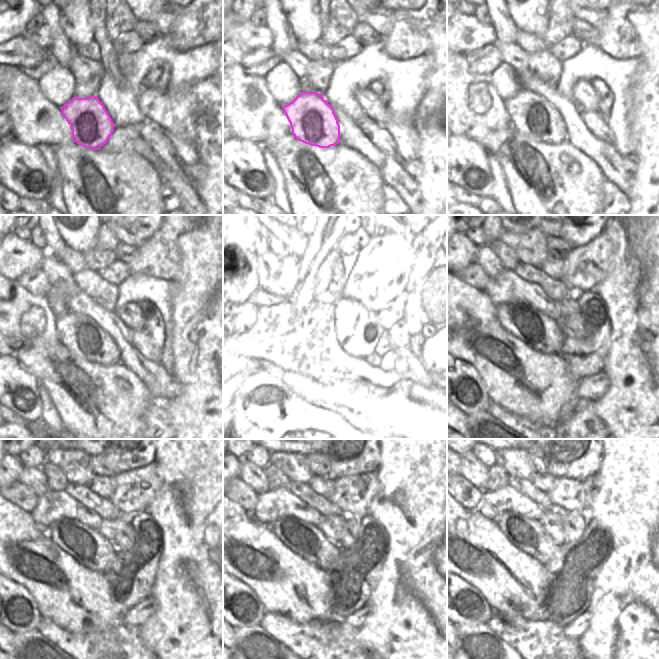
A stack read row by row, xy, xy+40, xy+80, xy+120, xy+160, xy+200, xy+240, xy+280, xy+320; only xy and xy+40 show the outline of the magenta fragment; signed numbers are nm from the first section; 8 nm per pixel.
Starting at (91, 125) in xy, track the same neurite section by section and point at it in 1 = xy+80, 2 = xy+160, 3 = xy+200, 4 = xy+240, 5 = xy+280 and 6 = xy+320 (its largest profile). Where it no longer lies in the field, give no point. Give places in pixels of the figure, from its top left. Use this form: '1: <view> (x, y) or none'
1: xy+80 (532, 115)
2: xy+160 (308, 332)
3: xy+200 (524, 321)
4: xy+240 (88, 547)
5: xy+280 (306, 540)
6: xy+320 (528, 535)

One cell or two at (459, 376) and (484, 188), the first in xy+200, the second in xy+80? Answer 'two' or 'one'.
one

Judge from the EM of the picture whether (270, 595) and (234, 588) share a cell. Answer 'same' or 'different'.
different

